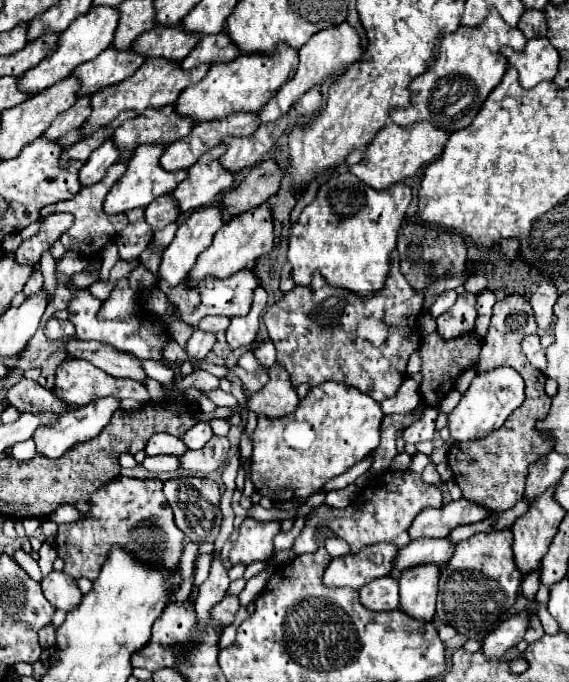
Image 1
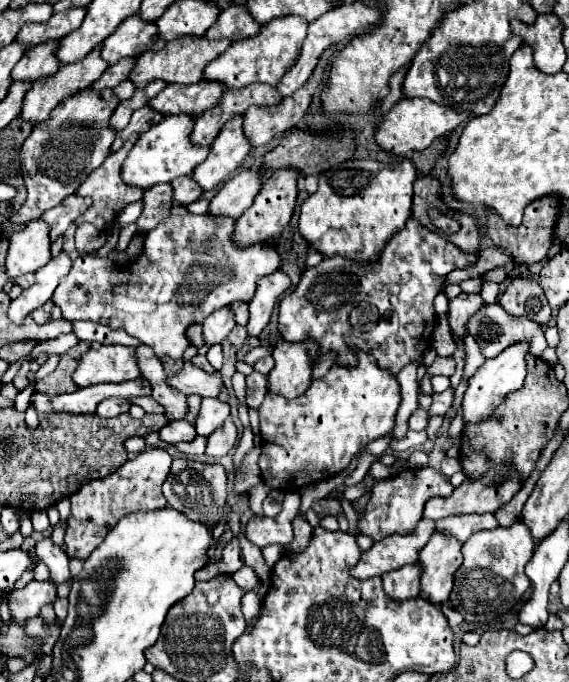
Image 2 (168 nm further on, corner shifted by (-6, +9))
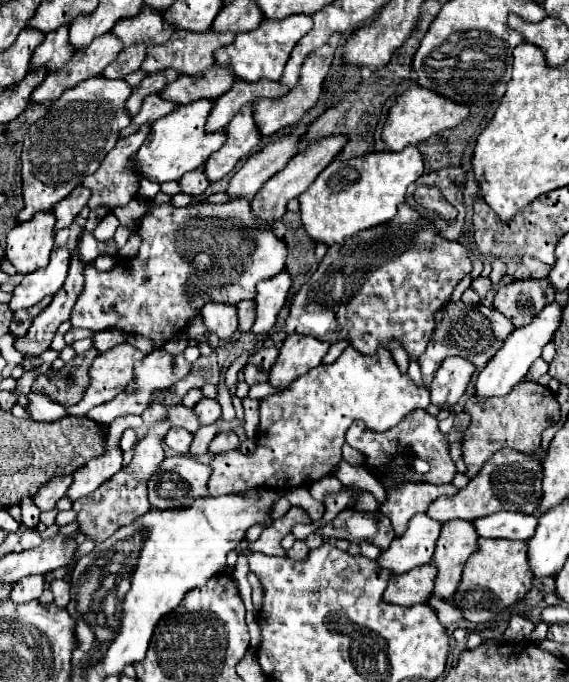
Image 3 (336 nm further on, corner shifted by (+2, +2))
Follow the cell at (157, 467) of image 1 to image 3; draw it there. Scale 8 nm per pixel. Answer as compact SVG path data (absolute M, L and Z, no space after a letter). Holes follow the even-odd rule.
M219 419L219 421L215 421L213 425L201 427L201 429L195 433L195 439L193 439L193 443L191 443L189 453L191 453L191 455L203 455L203 453L207 453L209 443L213 441L213 437L215 437L219 431L237 431L237 429L243 427L243 425L245 425L245 421L241 421L241 419L233 419L231 423Z

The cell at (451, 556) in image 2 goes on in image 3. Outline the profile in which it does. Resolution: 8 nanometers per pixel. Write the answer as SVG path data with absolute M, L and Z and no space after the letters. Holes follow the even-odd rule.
M447 521L441 529L437 549L433 555L433 565L439 569L435 579L433 595L439 599L451 599L459 587L459 579L465 561L475 553L479 533L473 521Z

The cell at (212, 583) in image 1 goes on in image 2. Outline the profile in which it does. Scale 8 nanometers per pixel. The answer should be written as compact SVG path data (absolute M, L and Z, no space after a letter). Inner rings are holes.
M251 426L245 427L238 448L233 456L233 463L236 468L239 467L244 456L254 447L253 439L254 436Z

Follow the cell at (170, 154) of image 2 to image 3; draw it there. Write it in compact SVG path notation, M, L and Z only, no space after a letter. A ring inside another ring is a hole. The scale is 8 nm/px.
M199 99L195 103L179 105L175 111L171 111L171 115L157 119L151 125L151 131L143 147L135 155L139 175L157 183L177 181L187 171L199 169L209 159L211 153L219 151L227 139L227 131L225 129L215 133L205 131L205 123L207 123L207 115L211 113L211 107L213 107L213 99Z

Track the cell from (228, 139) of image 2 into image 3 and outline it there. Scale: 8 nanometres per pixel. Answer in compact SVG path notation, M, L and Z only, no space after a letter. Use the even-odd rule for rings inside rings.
M247 103L247 107L241 107L235 119L227 125L227 135L229 137L225 145L215 151L205 163L205 173L209 181L219 181L221 177L225 177L243 157L247 157L259 145L261 135L255 127L251 103Z

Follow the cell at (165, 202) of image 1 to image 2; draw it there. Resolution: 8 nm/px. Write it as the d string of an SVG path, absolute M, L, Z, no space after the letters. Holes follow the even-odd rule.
M181 176L179 180L173 180L171 186L173 186L173 202L181 206L195 202L203 194L203 190L193 182L191 176Z

